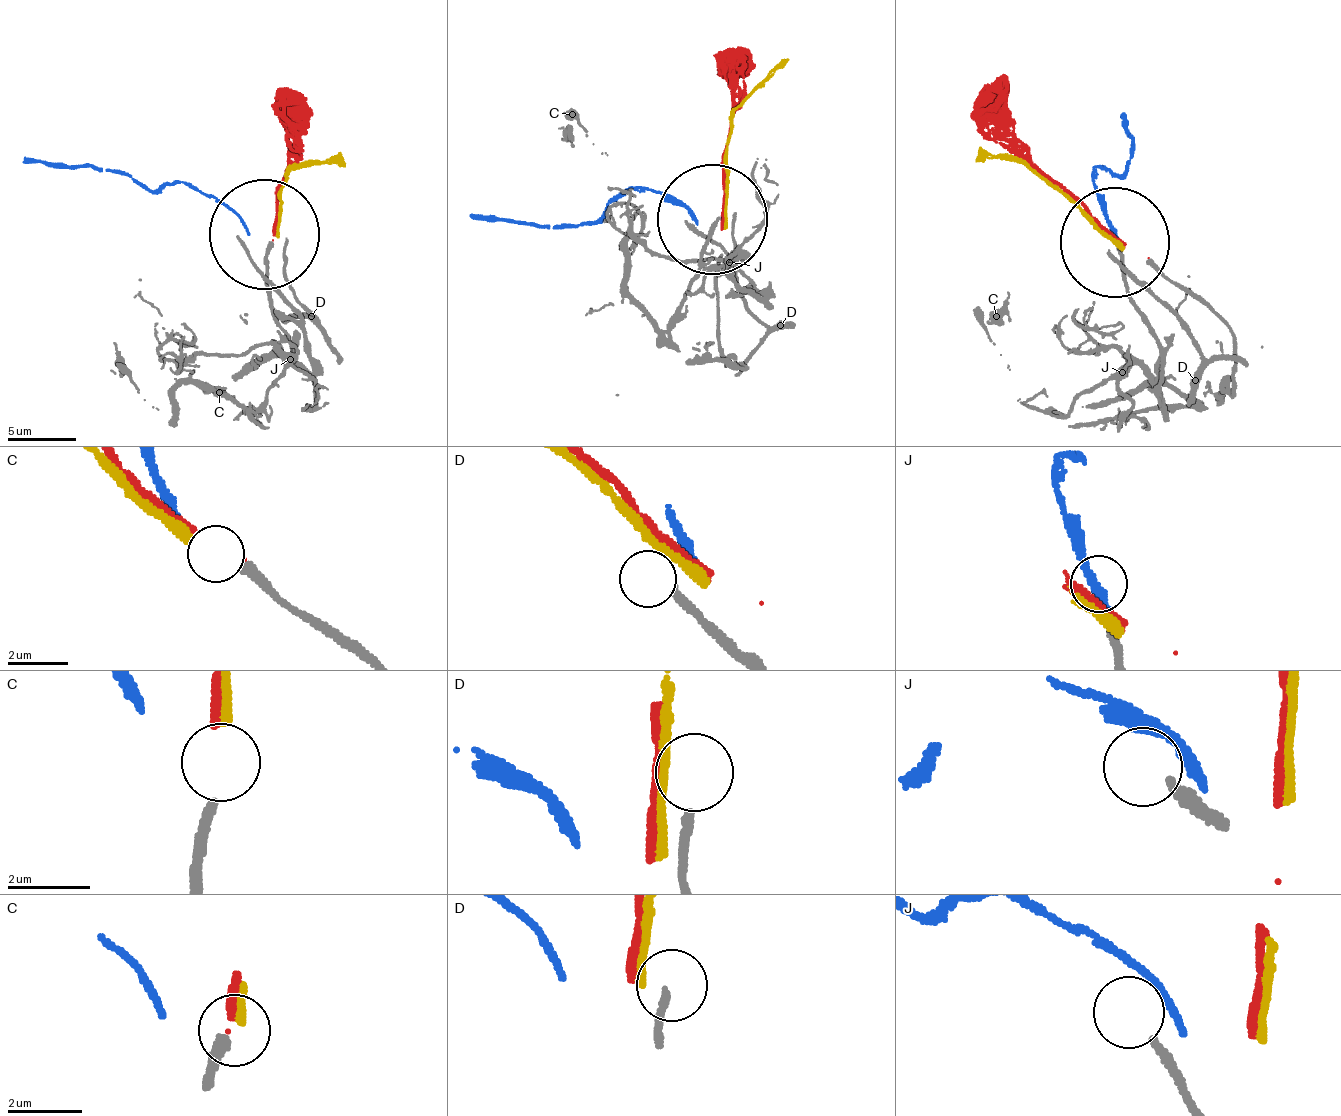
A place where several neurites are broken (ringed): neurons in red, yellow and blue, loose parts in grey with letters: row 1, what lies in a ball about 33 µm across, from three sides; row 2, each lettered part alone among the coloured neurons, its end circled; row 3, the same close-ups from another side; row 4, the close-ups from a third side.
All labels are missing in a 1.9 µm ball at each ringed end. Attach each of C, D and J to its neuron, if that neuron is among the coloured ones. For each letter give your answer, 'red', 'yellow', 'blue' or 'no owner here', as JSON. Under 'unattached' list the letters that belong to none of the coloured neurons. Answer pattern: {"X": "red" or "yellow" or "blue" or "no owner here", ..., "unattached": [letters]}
{"C": "no owner here", "D": "no owner here", "J": "no owner here", "unattached": ["C", "D", "J"]}

